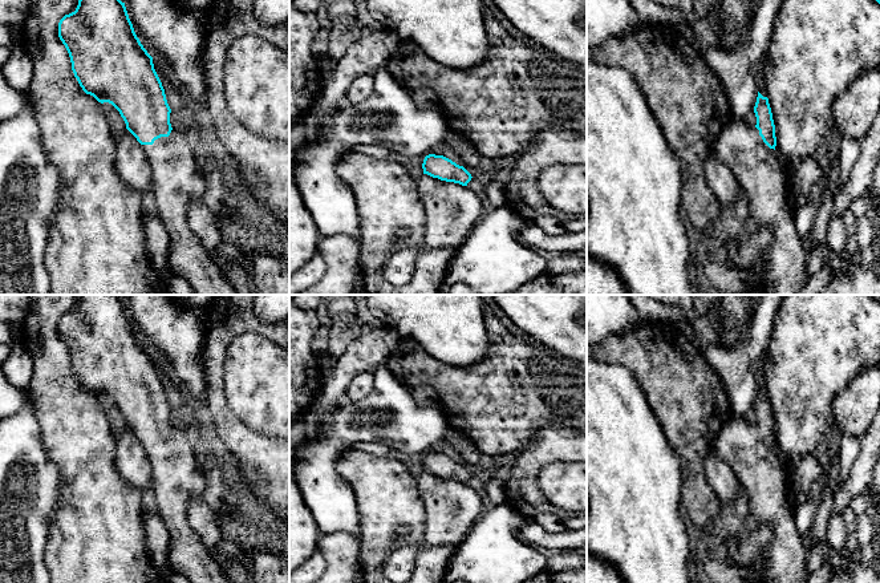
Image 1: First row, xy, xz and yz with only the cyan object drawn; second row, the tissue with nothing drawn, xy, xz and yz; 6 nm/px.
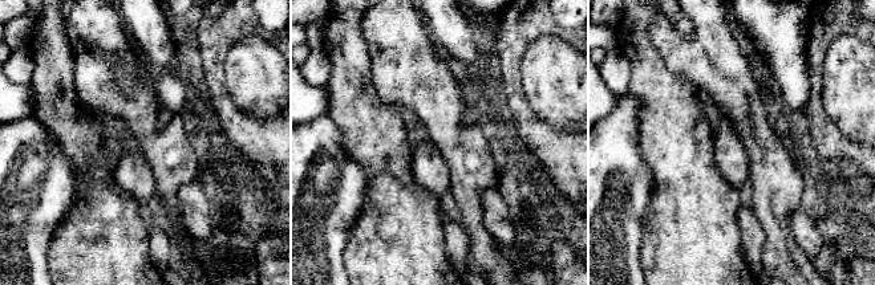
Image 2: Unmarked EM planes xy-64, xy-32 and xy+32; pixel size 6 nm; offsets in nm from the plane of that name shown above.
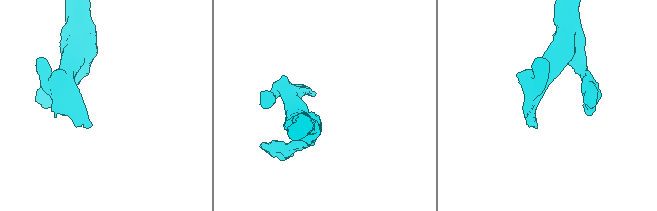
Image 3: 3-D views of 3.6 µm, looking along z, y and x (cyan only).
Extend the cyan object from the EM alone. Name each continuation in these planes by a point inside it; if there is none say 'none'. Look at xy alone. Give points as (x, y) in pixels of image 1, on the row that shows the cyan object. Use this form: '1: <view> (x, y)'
1: xy (177, 181)

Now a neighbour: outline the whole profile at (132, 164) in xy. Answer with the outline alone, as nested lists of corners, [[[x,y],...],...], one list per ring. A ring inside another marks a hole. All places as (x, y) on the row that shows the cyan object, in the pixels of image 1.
[[[126,129],[115,145],[115,169],[119,178],[135,191],[151,186],[153,171],[142,145]]]

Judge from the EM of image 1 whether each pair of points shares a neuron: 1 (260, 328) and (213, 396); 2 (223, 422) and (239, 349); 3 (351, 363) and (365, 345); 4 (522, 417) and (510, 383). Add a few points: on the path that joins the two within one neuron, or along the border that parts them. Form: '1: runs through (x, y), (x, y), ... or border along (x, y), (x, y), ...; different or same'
1: runs through (236, 326), (214, 347), (214, 372); same
2: border along (227, 403), (228, 408), (242, 421); different
3: runs through (355, 359), (364, 349); same
4: runs through (514, 409), (510, 405), (510, 391); same

